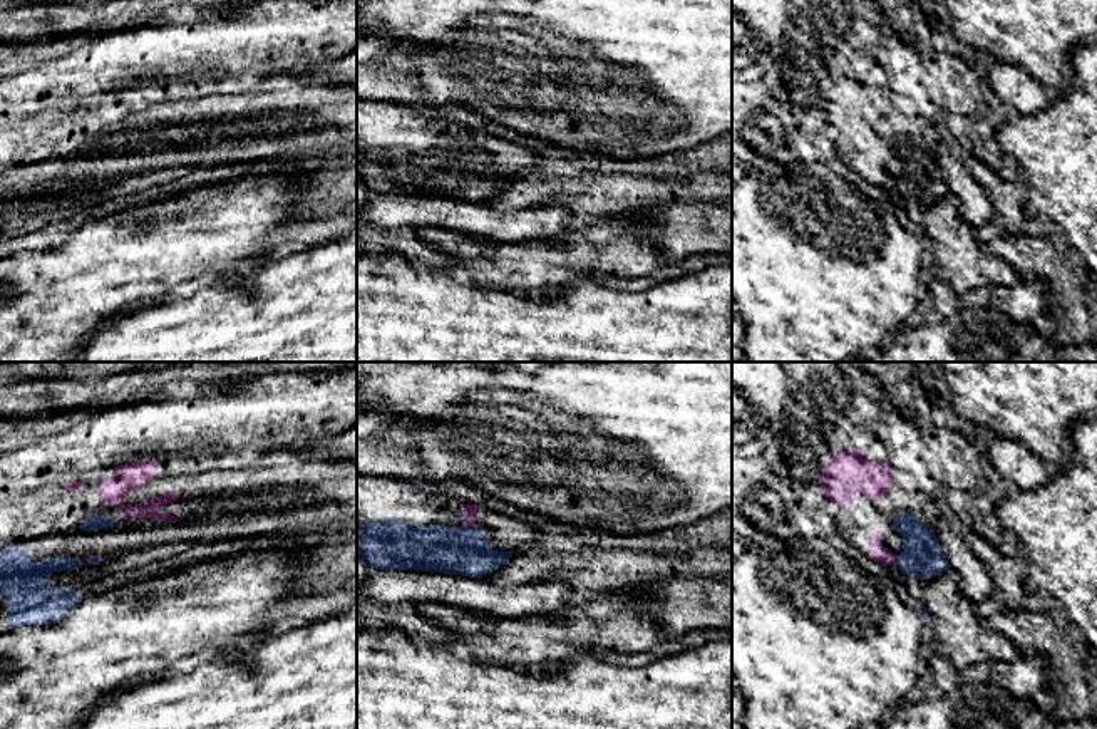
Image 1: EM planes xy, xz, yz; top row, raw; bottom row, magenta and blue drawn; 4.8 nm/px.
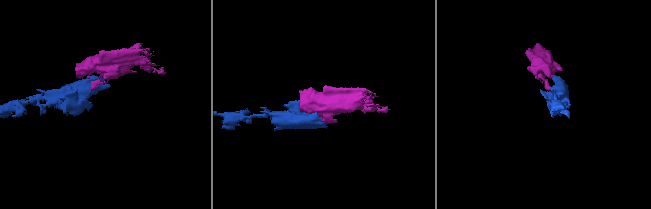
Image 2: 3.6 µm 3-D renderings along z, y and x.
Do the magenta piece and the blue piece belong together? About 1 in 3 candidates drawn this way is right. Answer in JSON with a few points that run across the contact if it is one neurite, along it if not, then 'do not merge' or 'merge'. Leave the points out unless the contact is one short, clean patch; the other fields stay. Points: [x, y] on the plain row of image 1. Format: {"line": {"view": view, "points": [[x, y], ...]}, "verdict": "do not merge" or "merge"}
{"line": {"view": "xz", "points": [[469, 139], [468, 149], [449, 175]]}, "verdict": "merge"}

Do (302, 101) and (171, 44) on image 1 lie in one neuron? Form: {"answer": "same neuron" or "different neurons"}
{"answer": "different neurons"}

